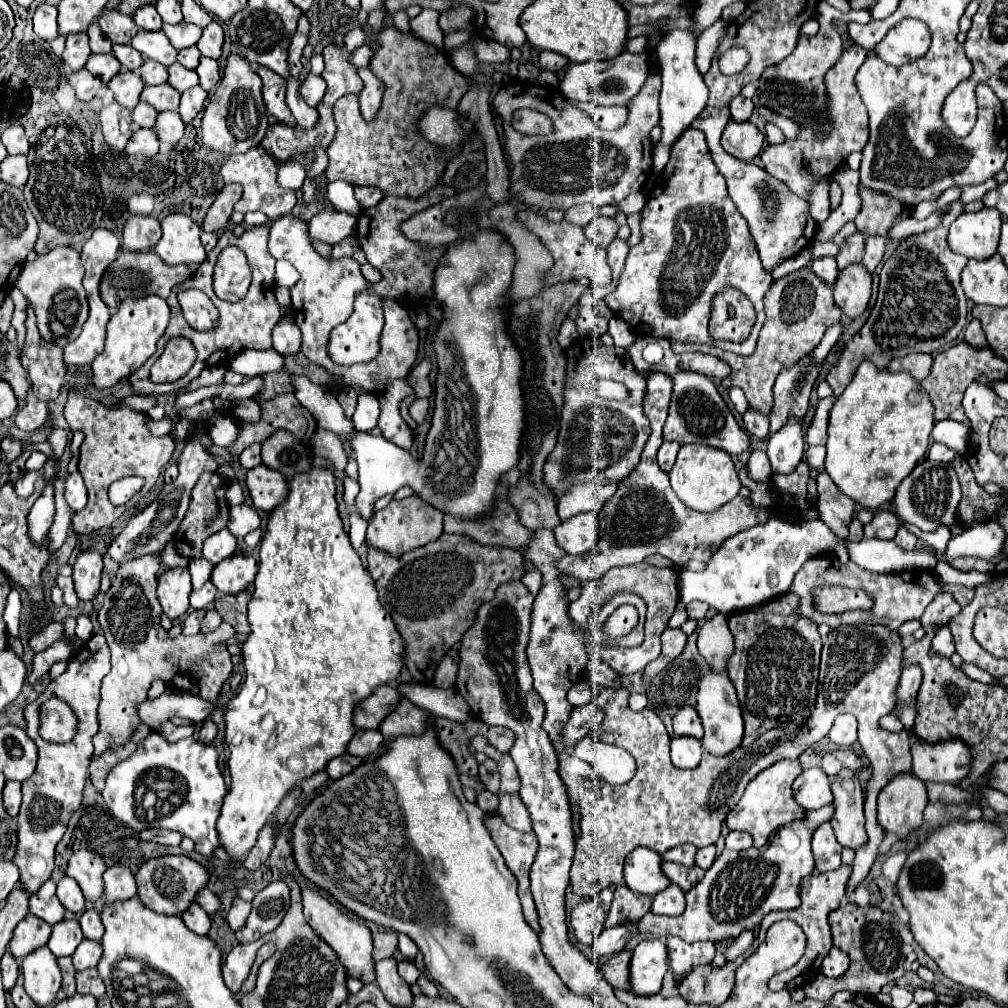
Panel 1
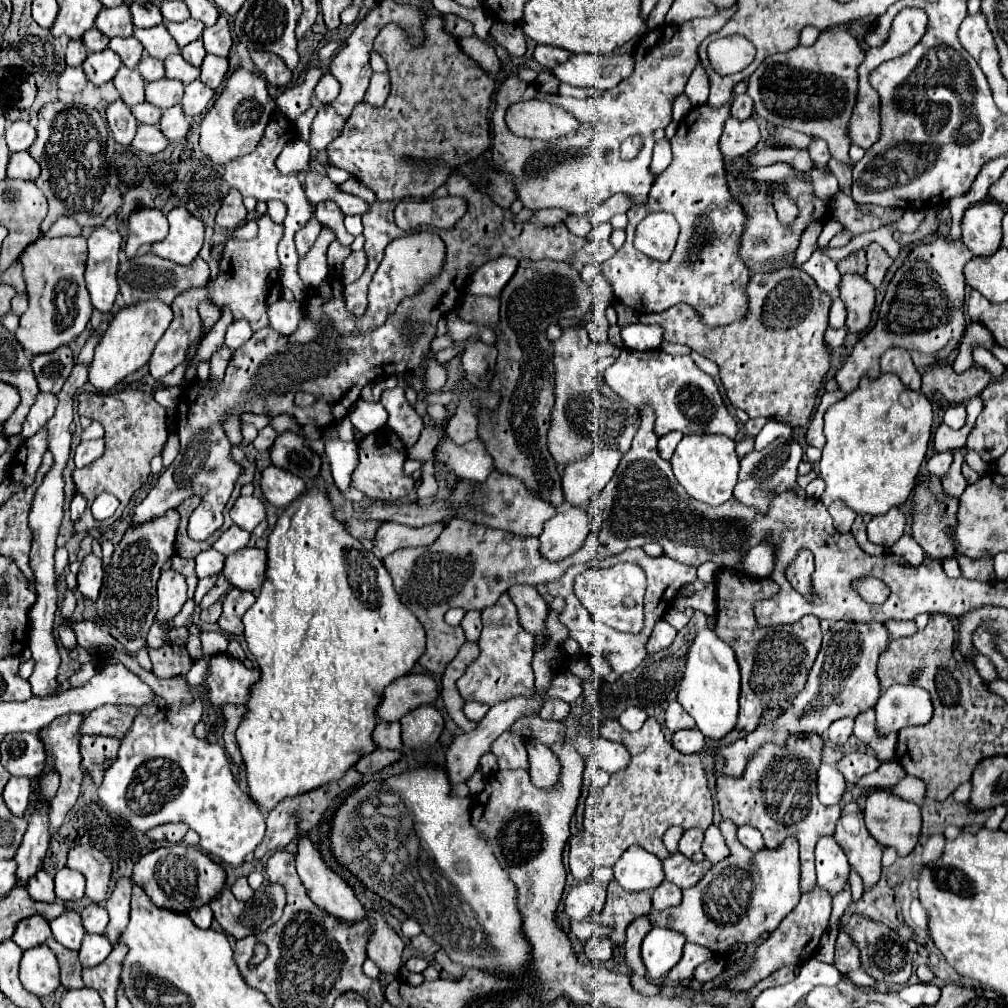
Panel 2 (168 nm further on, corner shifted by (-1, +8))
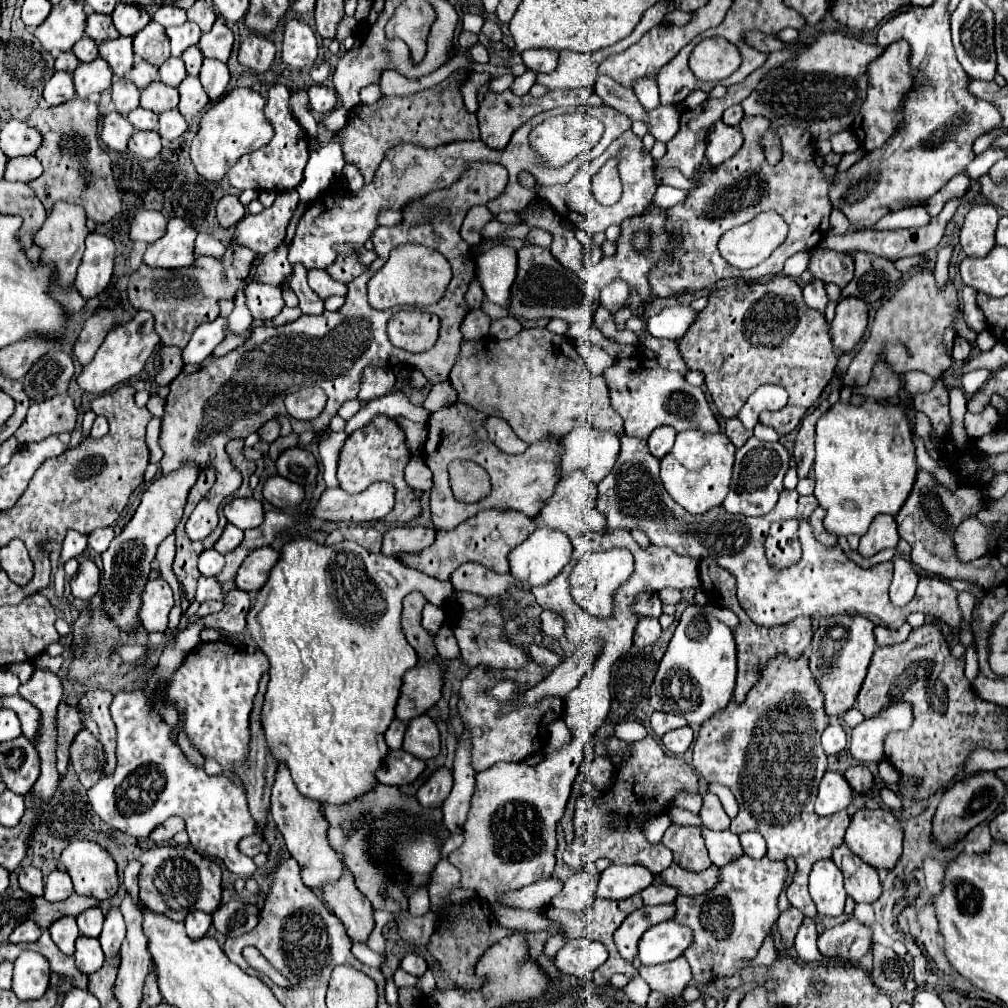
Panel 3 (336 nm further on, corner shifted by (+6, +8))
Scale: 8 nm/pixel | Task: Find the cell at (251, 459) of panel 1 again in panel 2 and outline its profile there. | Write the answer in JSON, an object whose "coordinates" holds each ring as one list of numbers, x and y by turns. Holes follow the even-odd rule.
{"coordinates":[[265,426,263,430,259,430,259,436,253,440,255,450,257,450,257,452,269,450,271,444,273,444,273,440,275,440,275,436,277,436,277,432,275,432,271,426]]}

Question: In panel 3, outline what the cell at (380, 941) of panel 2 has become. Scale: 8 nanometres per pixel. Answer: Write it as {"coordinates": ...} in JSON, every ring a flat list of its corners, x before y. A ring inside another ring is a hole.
{"coordinates":[[344,868,338,880,322,886,322,898,326,906,344,922,352,940,368,940,374,928,372,906,370,900,356,888,354,876,348,868]]}

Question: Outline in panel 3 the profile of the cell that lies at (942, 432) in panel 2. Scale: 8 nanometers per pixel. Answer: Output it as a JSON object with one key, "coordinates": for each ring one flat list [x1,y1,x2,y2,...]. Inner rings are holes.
{"coordinates":[[988,404,984,406,982,412,974,414,974,412,968,412,964,414,964,426,966,426,966,432,970,438,982,438,986,434,992,434,1000,428,1000,422,1002,422,1002,416,998,414,998,410]]}

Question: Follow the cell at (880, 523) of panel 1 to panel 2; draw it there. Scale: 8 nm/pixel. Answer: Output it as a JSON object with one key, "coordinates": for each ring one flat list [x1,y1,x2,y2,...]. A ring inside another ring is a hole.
{"coordinates":[[891,508,881,516,873,516,867,524,867,536,873,544,893,546,905,530,905,516,899,508]]}

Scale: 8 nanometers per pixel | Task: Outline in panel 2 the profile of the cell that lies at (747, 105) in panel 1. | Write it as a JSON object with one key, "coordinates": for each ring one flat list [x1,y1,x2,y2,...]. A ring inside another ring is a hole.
{"coordinates":[[749,94,735,96,735,100,731,104,731,116,737,120,745,120,751,116,751,112,753,112,753,100,749,98]]}

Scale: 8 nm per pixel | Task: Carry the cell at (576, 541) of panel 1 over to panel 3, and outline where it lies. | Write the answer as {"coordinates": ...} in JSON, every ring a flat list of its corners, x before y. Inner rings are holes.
{"coordinates":[[536,528,534,534,522,542,520,546,516,546,510,552,510,574,522,582,522,590,530,592,530,588,534,586,544,586,548,584,554,576,558,576,562,572,562,568,568,564,572,554,572,544,566,538,564,532,558,532,554,528]]}

